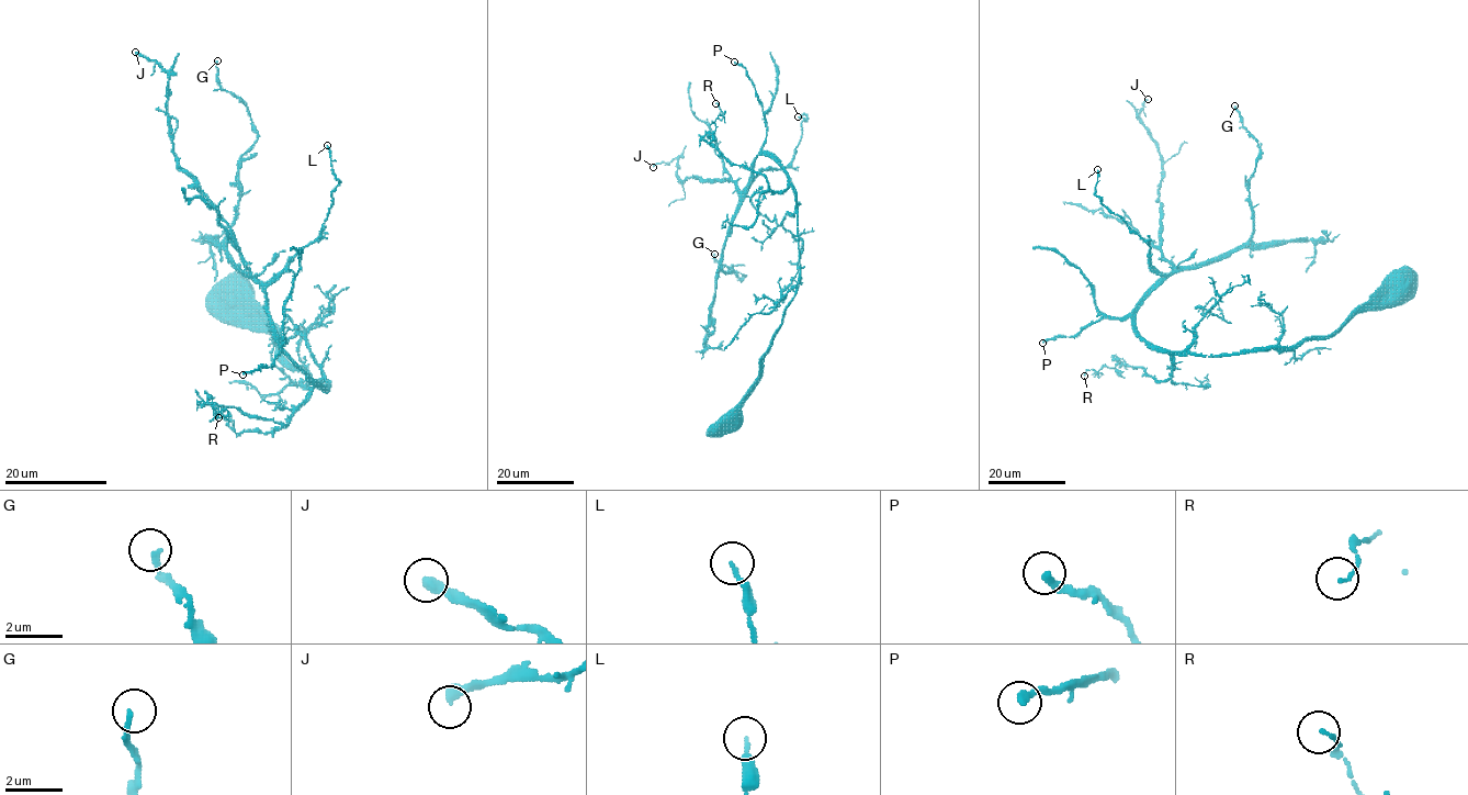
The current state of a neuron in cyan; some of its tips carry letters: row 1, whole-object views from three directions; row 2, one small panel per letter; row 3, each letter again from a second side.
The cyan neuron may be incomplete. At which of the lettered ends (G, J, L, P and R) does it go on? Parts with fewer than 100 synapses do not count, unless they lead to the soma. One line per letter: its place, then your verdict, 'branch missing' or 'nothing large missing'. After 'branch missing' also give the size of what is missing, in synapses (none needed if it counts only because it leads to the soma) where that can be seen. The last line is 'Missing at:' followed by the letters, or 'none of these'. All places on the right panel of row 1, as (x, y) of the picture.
G: place (1234, 105); nothing large missing
J: place (1148, 99); nothing large missing
L: place (1097, 169); nothing large missing
P: place (1042, 343); nothing large missing
R: place (1084, 376); nothing large missing
Missing at: none of these

